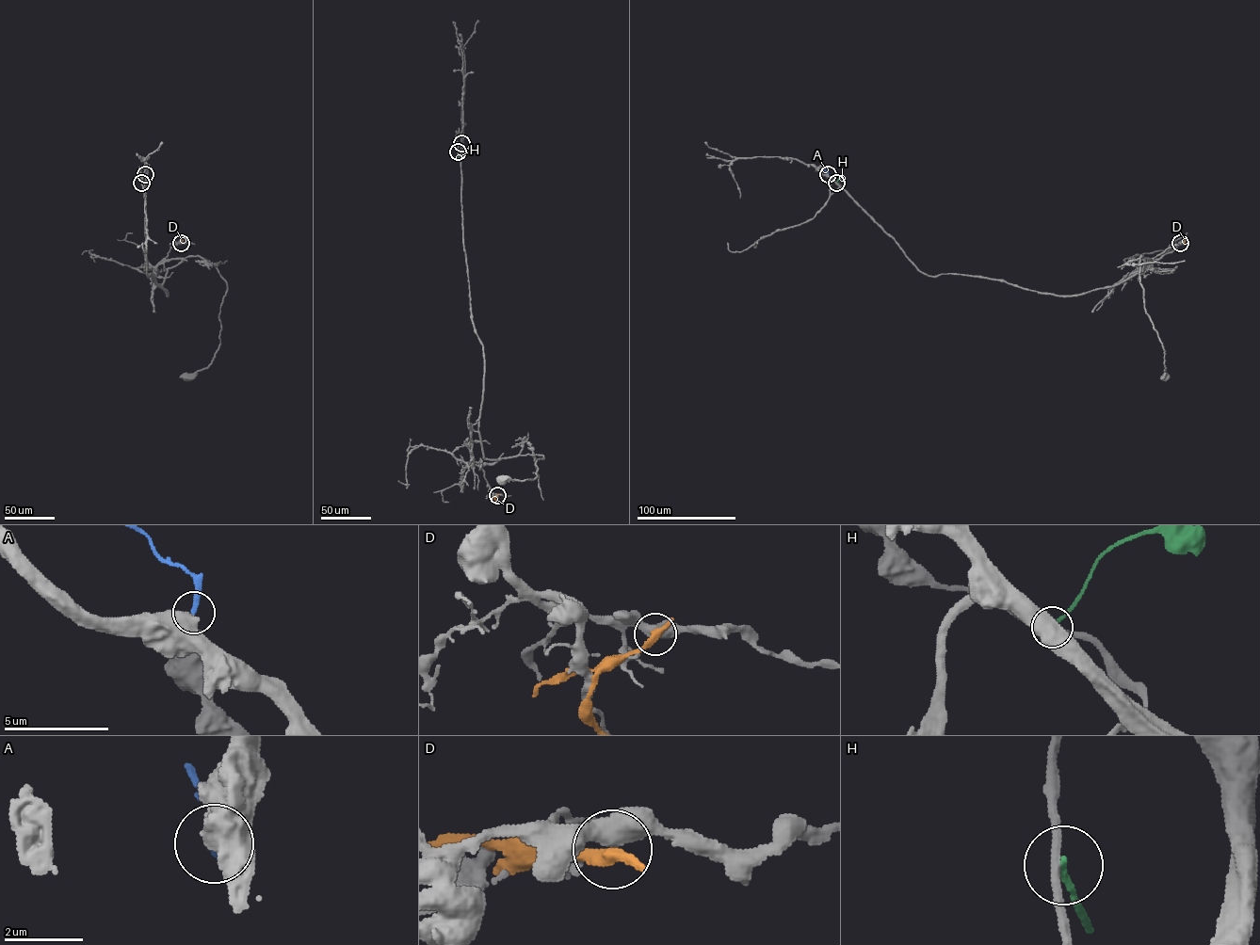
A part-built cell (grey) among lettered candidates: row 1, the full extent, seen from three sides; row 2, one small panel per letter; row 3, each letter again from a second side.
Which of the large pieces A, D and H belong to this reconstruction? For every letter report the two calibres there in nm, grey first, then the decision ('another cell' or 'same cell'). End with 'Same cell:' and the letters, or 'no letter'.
A: 650 nm thick on the grey side, 280 nm on the other; another cell
D: 500 nm thick on the grey side, 400 nm on the other; another cell
H: 240 nm thick on the grey side, 150 nm on the other; another cell
Same cell: no letter

